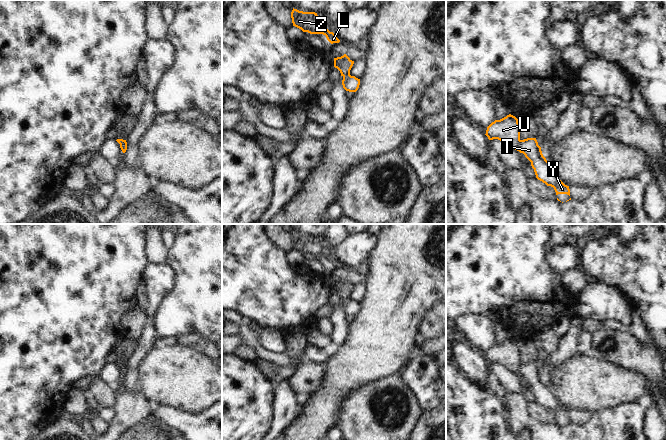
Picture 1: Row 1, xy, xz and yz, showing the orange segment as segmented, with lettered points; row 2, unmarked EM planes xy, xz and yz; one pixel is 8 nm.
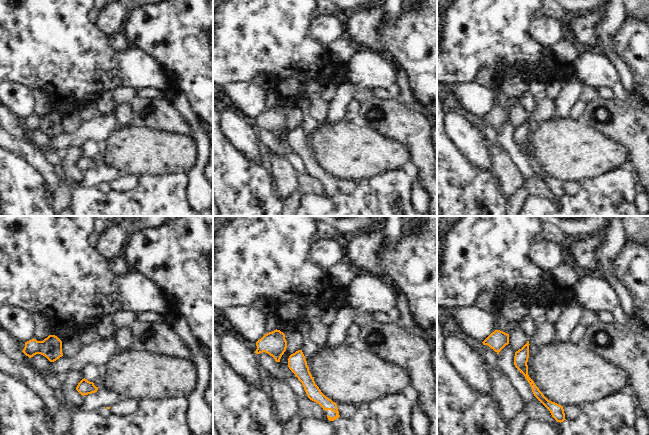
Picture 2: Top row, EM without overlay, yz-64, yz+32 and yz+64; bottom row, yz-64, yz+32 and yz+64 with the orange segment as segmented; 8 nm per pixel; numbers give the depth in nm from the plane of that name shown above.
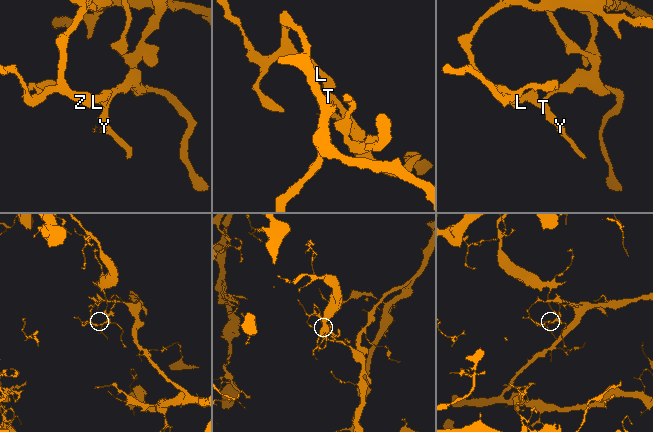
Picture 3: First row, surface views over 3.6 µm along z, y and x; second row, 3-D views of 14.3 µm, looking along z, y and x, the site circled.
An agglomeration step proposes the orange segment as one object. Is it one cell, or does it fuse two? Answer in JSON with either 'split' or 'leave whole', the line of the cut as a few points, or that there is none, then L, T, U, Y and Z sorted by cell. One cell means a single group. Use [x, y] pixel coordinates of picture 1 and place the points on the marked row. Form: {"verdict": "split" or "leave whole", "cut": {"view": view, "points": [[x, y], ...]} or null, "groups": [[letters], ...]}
{"verdict": "split", "cut": {"view": "yz", "points": [[521, 140], [518, 150]]}, "groups": [["L", "U", "Z"], ["T", "Y"]]}

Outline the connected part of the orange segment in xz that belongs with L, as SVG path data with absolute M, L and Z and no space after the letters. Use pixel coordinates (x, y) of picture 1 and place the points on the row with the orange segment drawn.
M293 8L291 18L293 26L303 32L323 34L331 44L340 42L333 32L323 26L321 18L315 12L303 12Z

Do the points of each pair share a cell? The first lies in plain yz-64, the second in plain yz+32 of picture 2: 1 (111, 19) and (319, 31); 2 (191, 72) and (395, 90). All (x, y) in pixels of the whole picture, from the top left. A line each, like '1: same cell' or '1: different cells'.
1: same cell
2: different cells

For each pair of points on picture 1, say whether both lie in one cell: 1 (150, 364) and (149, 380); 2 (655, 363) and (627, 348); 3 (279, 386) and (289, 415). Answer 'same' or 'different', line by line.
1: same
2: same
3: same

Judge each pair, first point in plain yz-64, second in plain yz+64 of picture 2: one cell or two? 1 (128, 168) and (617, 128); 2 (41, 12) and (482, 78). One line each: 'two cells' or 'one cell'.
1: two cells
2: two cells

